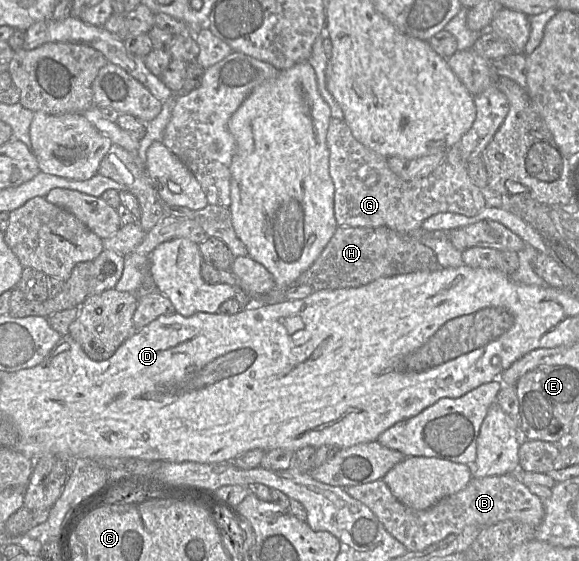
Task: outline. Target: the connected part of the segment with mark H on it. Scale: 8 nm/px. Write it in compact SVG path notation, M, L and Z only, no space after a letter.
M386 226L337 227L316 260L300 274L293 284L305 284L318 290L354 288L381 277L391 277L418 271L443 268L436 254L419 242L413 234L400 234Z

